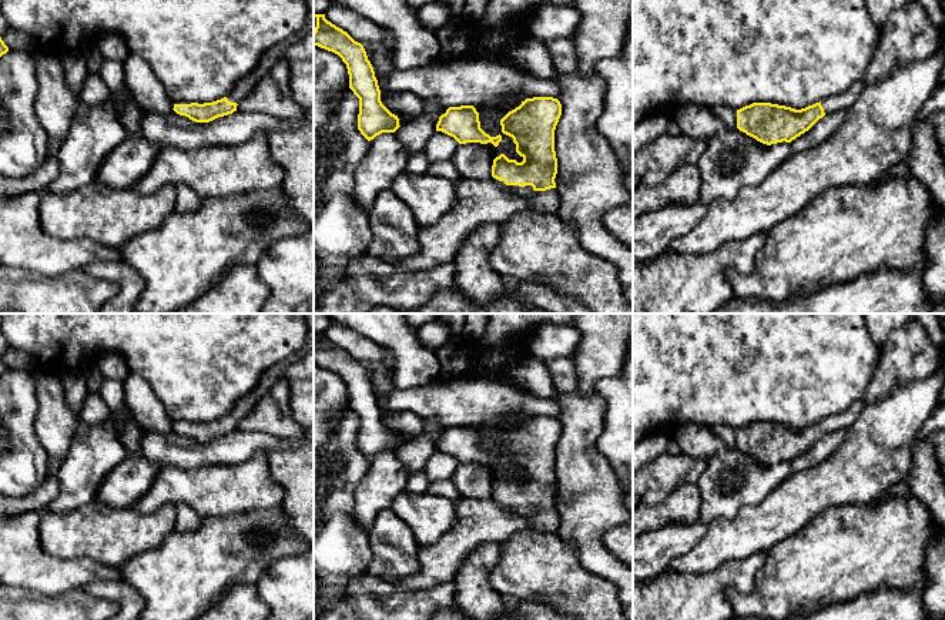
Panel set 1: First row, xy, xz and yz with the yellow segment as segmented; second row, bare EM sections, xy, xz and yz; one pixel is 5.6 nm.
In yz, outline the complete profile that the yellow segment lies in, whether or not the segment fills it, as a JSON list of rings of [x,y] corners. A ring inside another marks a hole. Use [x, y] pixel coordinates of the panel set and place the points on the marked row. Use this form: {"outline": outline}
{"outline": [[[858,80],[844,93],[830,95],[801,110],[771,103],[753,103],[737,110],[737,128],[767,145],[791,143],[825,114],[848,110],[864,88],[864,81]]]}

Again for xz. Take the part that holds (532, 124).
{"outline": [[[553,97],[522,101],[502,120],[502,133],[512,137],[522,162],[500,154],[493,160],[492,177],[503,181],[515,195],[526,198],[530,210],[557,211],[560,195],[556,188],[557,158],[554,130],[562,104]]]}

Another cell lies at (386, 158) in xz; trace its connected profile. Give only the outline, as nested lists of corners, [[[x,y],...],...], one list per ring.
[[[382,133],[369,141],[369,150],[355,171],[353,200],[369,212],[376,195],[389,190],[396,177],[405,172],[409,153],[395,133]]]

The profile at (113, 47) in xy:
[[[114,33],[98,36],[95,47],[105,60],[124,61],[130,56],[125,41]]]

